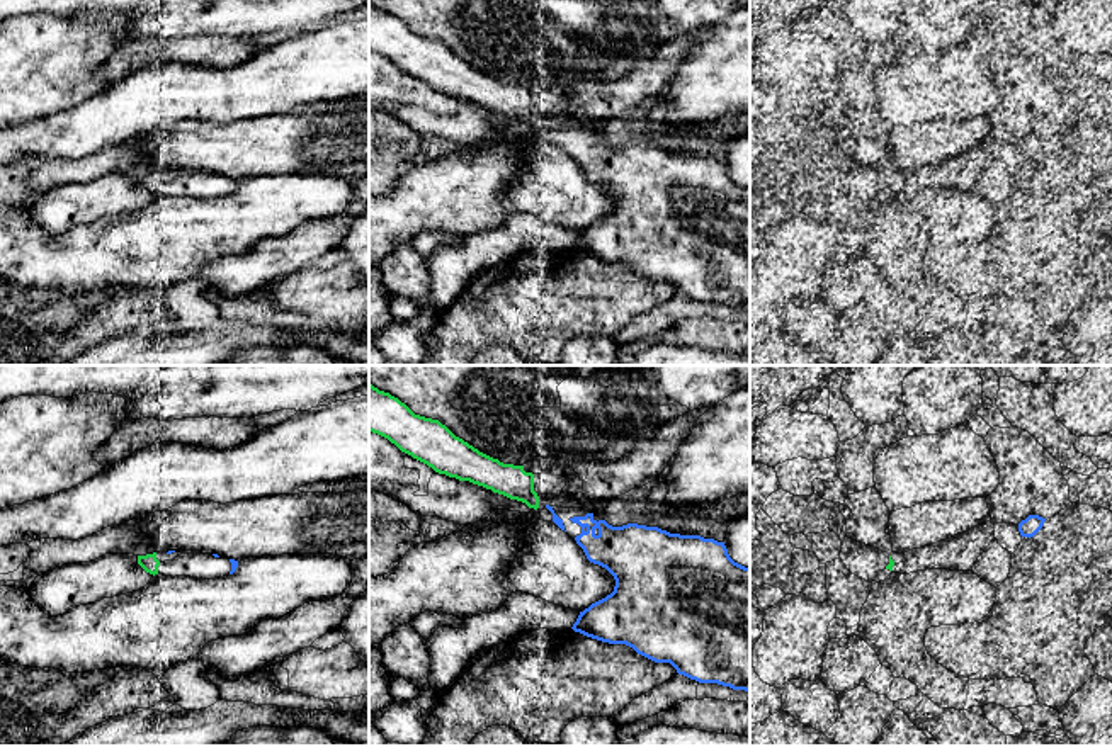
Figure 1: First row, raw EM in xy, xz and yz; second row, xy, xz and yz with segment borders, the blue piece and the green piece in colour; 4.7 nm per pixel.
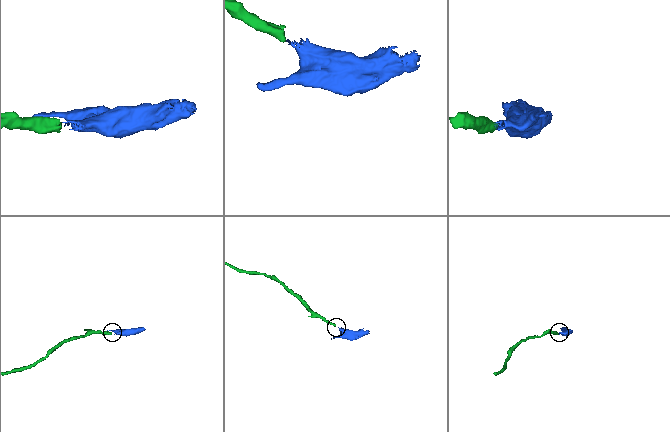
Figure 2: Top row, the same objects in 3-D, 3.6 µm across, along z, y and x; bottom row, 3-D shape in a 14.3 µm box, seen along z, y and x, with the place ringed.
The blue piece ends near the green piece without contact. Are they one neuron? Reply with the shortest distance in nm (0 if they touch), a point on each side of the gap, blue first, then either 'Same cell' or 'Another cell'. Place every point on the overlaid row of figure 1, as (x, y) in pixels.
Distance 40 nm. Across: xz (546, 505), (538, 505). Same cell

